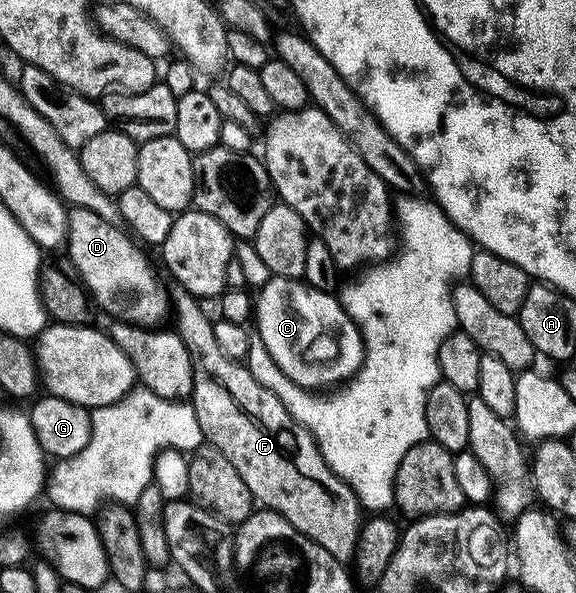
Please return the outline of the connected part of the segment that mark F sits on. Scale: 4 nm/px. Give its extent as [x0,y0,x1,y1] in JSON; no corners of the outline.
[174,290,362,562]

